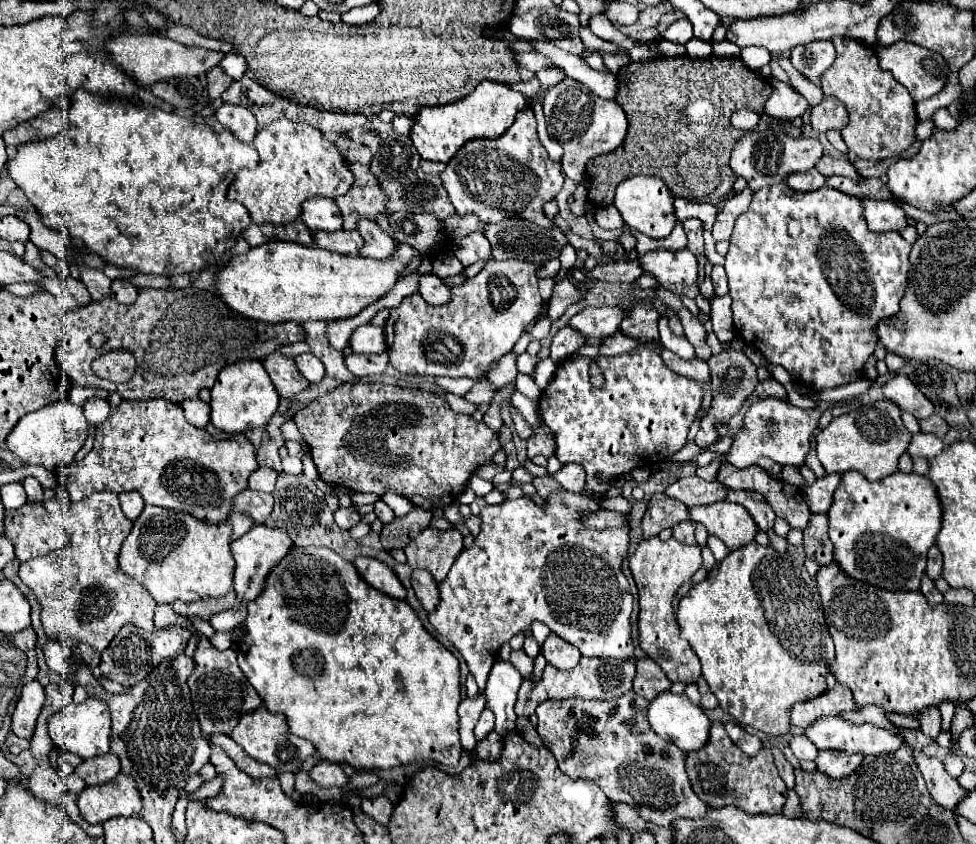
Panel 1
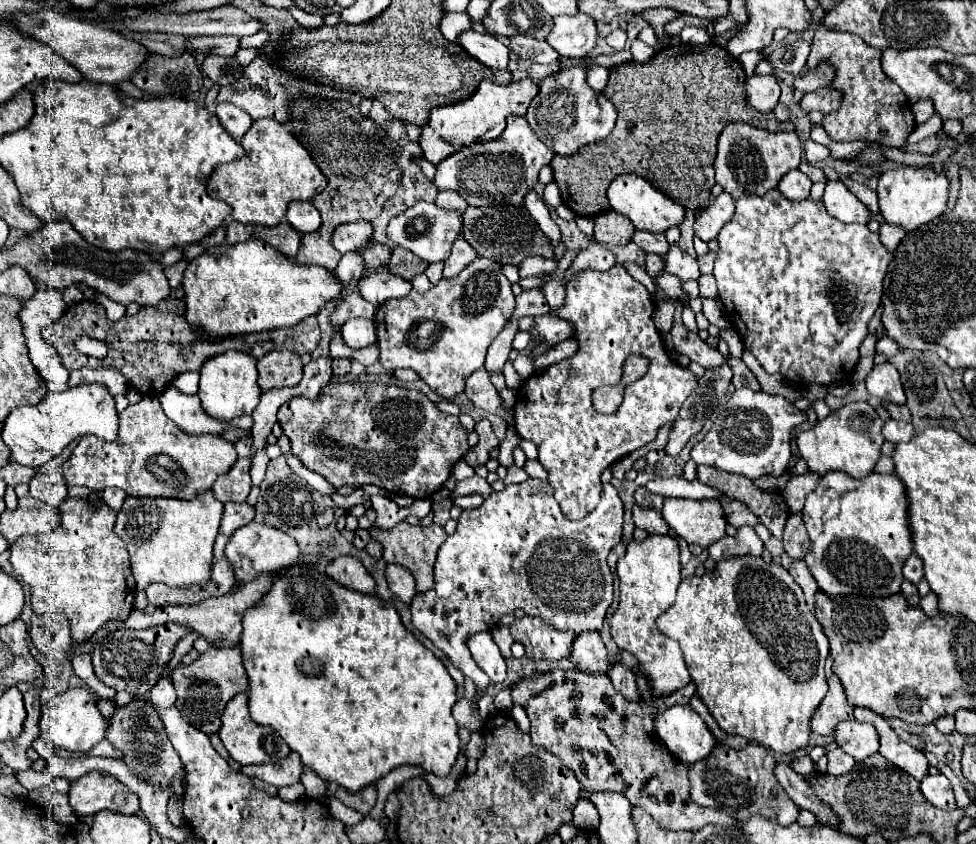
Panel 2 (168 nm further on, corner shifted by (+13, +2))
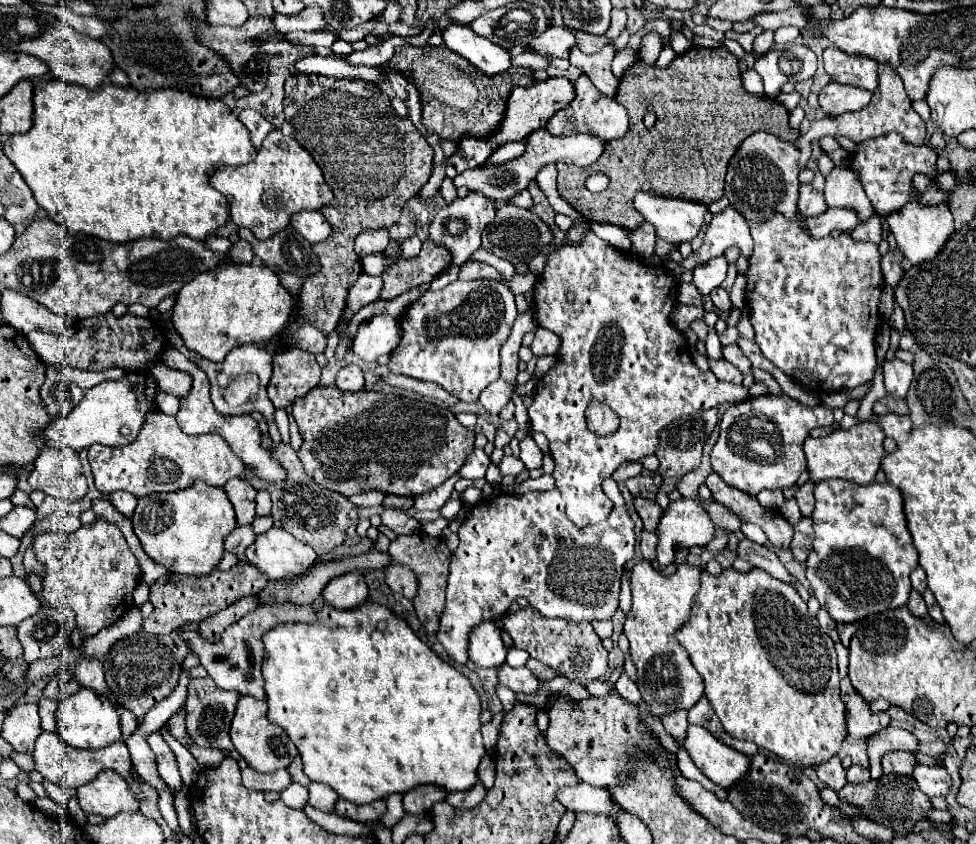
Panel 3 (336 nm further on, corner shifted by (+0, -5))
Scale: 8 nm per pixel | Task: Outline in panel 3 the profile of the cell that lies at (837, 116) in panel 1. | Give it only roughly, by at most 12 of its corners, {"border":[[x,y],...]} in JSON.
{"border":[[827,84],[819,104],[827,116],[861,110],[871,92]]}

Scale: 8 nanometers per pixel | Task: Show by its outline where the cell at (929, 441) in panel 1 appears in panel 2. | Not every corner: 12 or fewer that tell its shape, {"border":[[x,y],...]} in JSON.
{"border":[[888,419],[882,425],[886,441],[912,439],[914,429],[906,421]]}

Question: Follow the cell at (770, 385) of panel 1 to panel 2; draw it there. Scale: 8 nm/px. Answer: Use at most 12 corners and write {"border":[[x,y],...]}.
{"border":[[728,357],[736,389],[760,389],[742,359]]}

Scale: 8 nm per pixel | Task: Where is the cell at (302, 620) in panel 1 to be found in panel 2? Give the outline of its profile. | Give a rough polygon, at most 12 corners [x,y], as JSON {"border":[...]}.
{"border":[[292,565],[244,613],[250,717],[358,793],[460,753],[392,603]]}

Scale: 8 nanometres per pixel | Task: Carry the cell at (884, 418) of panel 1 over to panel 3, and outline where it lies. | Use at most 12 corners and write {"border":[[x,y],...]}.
{"border":[[877,422],[807,438],[811,480],[875,480],[885,432]]}

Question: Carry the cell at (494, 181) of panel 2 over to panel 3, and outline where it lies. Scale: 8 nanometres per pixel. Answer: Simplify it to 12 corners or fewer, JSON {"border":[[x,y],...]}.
{"border":[[527,136],[527,150],[499,166],[477,166],[455,186],[505,202],[547,164],[589,166],[597,136]]}

